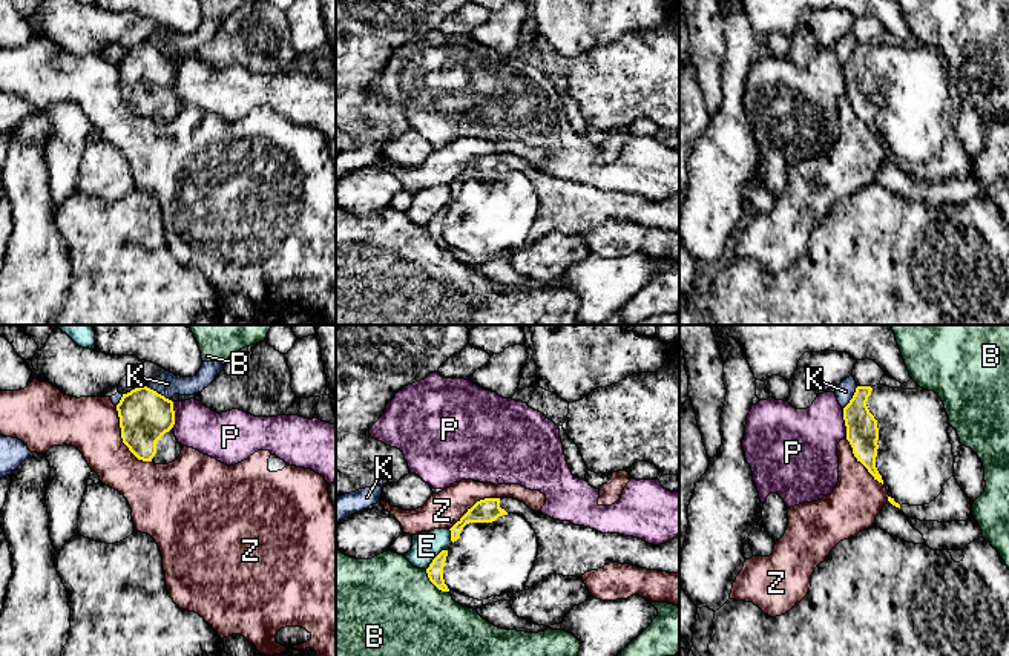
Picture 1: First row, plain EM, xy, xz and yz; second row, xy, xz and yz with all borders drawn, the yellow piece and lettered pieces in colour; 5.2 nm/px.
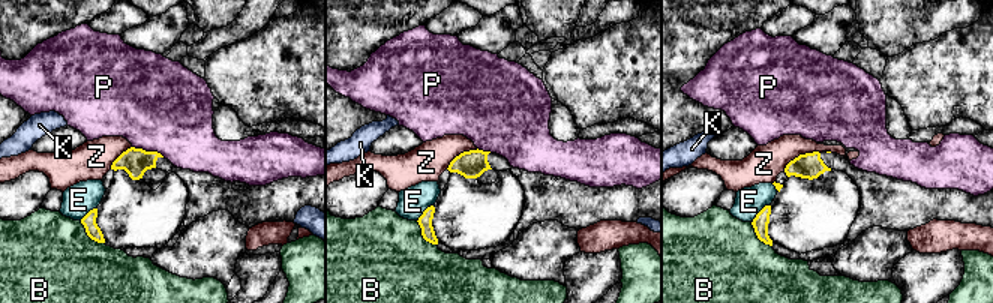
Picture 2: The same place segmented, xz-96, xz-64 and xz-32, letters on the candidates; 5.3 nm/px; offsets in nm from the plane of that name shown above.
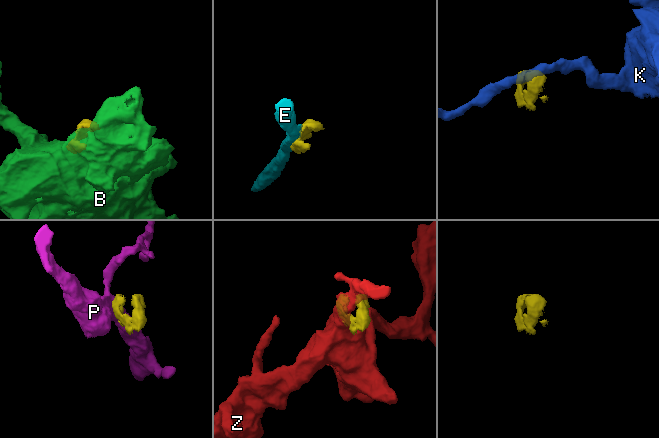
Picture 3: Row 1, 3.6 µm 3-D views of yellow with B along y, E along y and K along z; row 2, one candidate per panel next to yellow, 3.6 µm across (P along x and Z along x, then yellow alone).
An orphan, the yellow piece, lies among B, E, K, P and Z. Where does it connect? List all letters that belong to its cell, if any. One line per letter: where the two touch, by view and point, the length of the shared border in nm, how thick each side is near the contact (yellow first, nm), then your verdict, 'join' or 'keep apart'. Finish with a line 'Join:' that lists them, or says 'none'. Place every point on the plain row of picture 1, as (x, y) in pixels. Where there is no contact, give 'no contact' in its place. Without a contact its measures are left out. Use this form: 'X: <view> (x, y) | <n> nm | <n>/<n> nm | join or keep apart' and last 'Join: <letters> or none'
B: xz (434, 241) | 170 nm | 80/500 nm | keep apart
E: xz (434, 215) | 160 nm | 80/150 nm | keep apart
K: xy (157, 49) | 150 nm | 280/120 nm | keep apart
P: yz (845, 80) | 160 nm | 170/360 nm | keep apart
Z: xy (121, 94) | 340 nm | 280/280 nm | keep apart
Join: none

